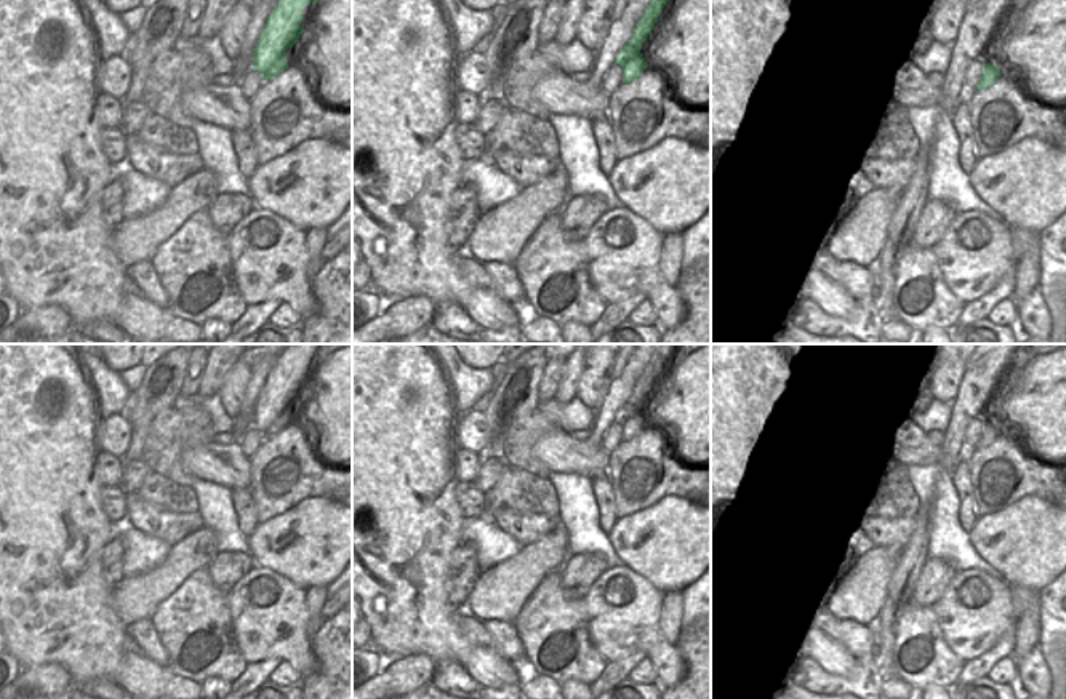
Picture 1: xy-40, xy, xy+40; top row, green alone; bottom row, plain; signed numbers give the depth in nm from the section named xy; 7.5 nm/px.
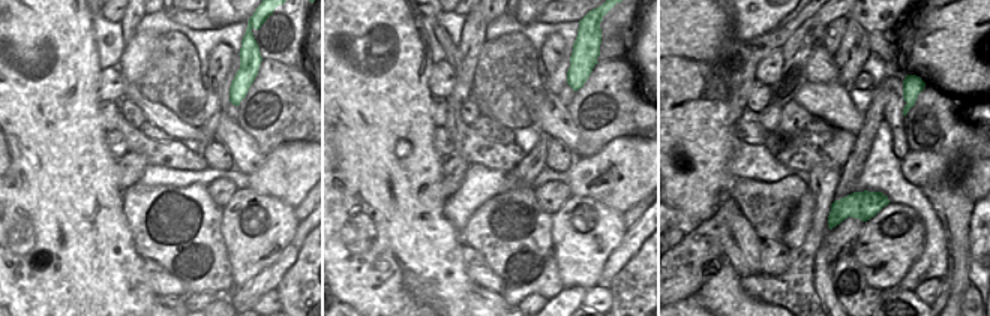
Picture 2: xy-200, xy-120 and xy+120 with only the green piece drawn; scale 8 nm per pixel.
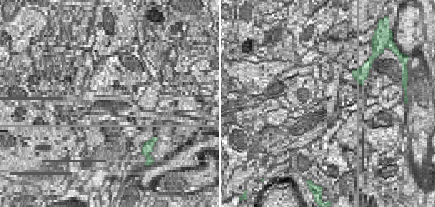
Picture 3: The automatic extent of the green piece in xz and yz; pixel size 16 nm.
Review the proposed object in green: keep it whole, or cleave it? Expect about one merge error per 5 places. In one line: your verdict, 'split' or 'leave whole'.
leave whole

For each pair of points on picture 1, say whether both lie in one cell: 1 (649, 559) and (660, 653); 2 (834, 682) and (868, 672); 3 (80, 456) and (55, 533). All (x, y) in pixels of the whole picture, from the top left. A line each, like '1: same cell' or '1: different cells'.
1: different cells
2: same cell
3: same cell

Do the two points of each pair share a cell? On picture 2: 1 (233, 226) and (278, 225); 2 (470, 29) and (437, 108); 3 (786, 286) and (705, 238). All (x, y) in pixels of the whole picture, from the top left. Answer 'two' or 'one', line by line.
1: one
2: two
3: two

